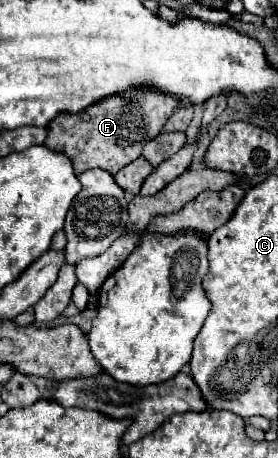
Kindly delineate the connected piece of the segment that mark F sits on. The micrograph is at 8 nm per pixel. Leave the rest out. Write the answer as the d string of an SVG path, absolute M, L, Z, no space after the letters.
M134 87L120 95L110 95L102 101L96 101L76 115L56 115L46 127L48 137L44 141L44 147L68 155L76 175L94 167L116 175L122 167L140 157L142 147L162 131L164 123L170 119L178 105L180 99L170 93L162 93L154 87Z

